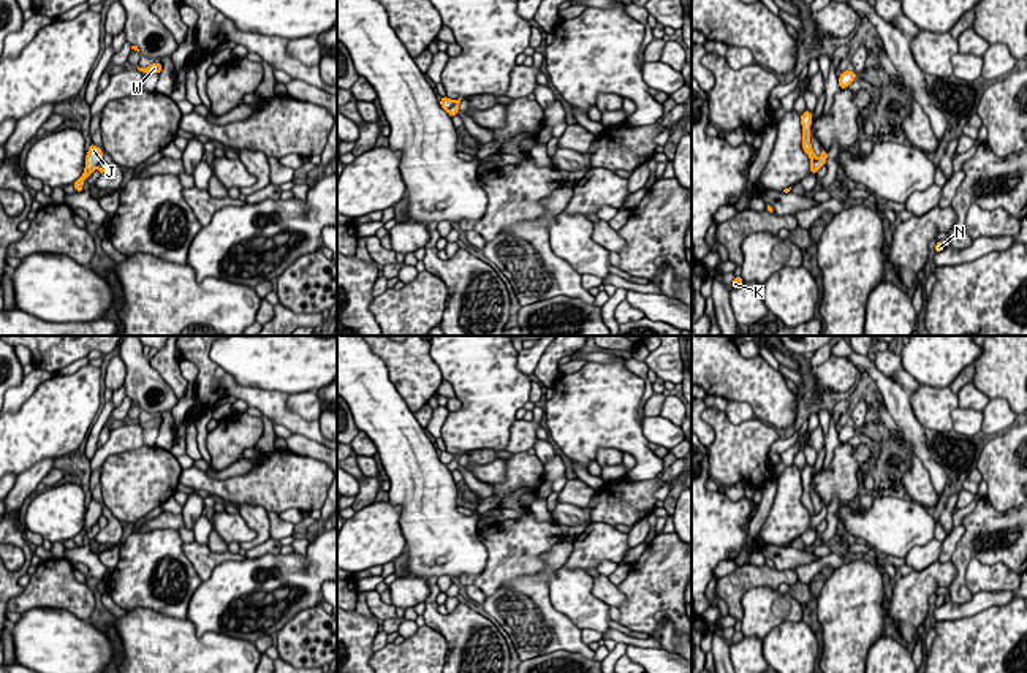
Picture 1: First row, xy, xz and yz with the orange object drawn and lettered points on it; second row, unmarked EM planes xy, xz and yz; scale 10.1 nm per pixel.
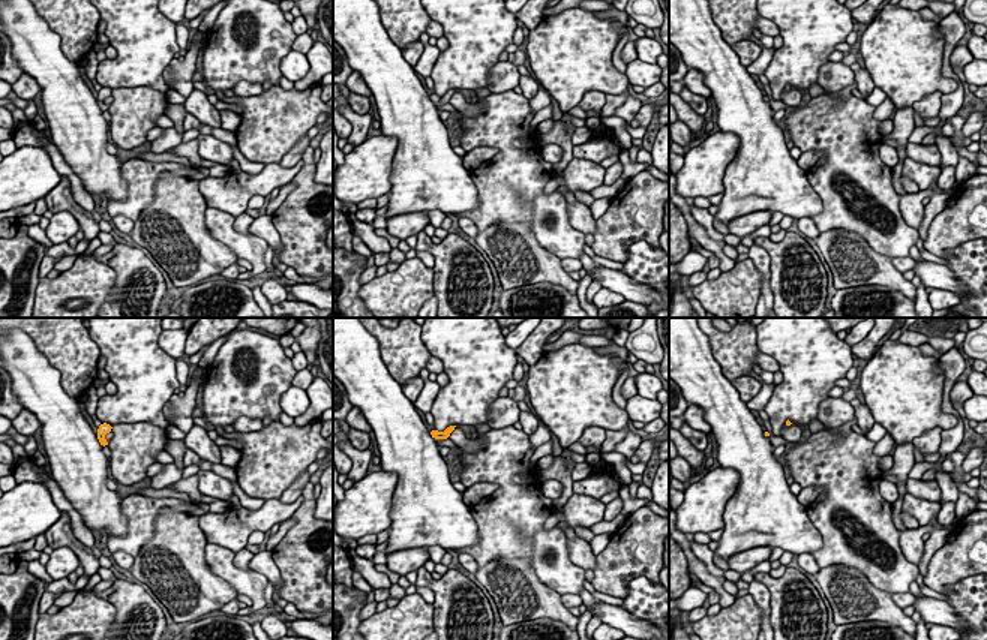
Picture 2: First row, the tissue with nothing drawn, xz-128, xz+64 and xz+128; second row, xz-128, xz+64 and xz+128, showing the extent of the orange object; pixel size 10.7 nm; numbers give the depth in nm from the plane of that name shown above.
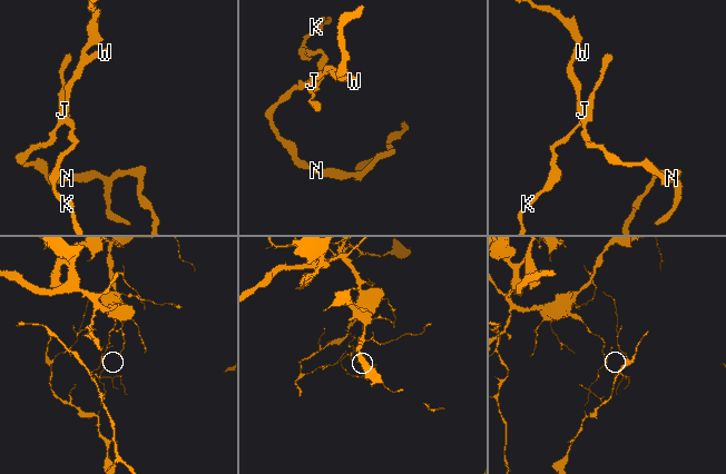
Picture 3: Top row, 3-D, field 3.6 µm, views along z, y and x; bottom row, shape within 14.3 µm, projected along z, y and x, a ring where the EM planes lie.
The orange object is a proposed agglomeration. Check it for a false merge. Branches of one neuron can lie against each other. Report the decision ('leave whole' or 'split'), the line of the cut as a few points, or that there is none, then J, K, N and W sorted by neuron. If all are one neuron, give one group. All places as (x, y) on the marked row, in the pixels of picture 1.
split | yz (817, 159), (810, 162) | J N W / K

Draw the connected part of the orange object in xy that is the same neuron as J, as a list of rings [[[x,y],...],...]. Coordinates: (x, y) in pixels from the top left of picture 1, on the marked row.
[[[93,143],[90,144],[89,147],[89,152],[85,155],[85,168],[84,168],[84,173],[82,176],[74,181],[74,188],[76,192],[82,192],[82,185],[84,185],[84,181],[93,173],[93,169],[98,166],[98,163],[101,162],[101,157],[103,157],[103,150],[100,147],[97,147]]]

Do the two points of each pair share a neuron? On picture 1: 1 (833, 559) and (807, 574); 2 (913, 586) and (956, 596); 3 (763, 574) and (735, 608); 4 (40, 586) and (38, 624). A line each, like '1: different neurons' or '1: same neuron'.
1: same neuron
2: different neurons
3: same neuron
4: different neurons

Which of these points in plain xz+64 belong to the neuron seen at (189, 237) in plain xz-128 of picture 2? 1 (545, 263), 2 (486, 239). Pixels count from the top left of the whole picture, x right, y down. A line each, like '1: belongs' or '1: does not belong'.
1: belongs
2: belongs

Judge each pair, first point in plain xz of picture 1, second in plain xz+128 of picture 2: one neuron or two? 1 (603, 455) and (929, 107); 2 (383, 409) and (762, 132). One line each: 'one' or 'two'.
1: one
2: one

